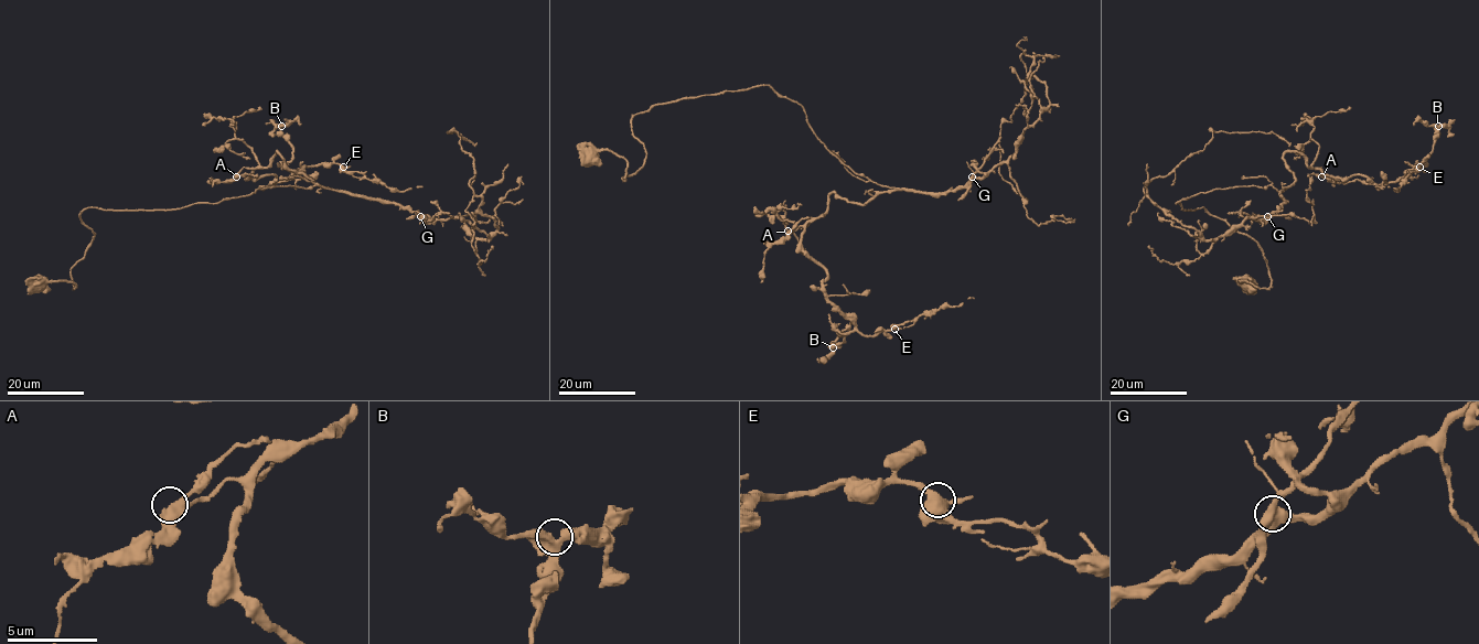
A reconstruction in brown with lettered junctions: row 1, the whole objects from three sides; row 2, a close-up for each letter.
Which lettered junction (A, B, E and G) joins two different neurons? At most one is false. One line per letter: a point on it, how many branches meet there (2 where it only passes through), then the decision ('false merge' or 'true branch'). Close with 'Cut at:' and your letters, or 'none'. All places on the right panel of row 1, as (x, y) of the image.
A: place (1321, 176); branches 3; true branch
B: place (1438, 126); branches 3; true branch
E: place (1419, 167); branches 3; true branch
G: place (1267, 216); branches 3; false merge
Cut at: G

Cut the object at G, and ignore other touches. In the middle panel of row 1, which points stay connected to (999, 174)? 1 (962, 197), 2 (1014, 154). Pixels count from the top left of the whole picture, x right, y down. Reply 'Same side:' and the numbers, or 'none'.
Same side: 2

